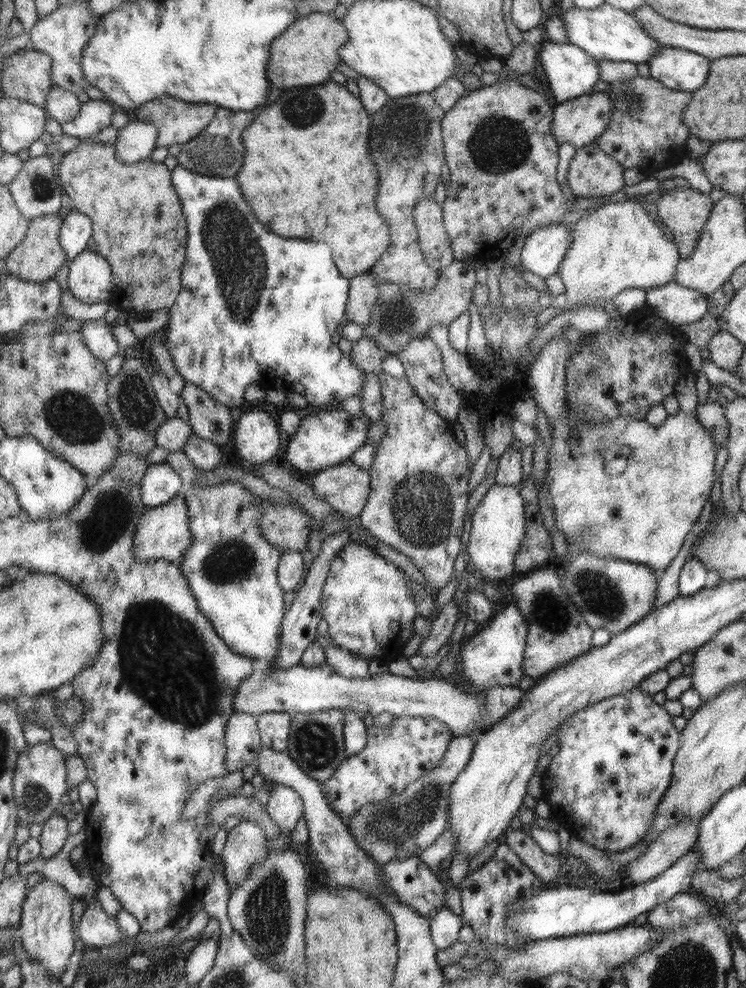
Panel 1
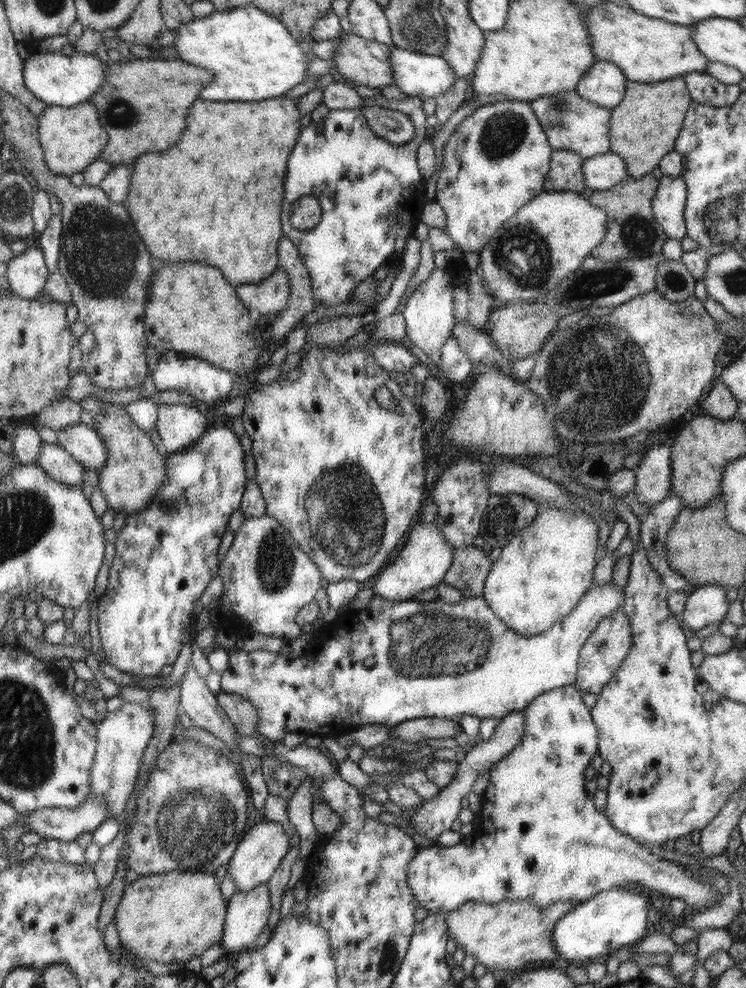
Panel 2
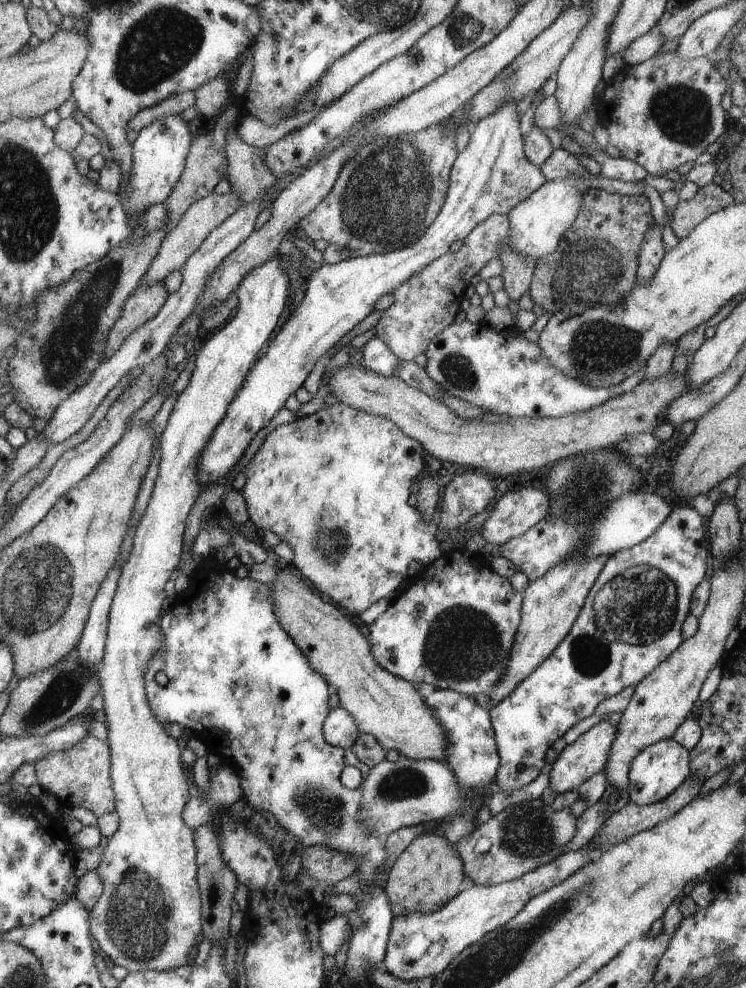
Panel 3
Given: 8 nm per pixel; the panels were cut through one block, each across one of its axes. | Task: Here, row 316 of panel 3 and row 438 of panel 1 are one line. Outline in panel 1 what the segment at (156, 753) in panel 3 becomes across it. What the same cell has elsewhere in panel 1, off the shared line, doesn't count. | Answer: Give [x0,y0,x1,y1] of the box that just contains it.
[233,409,280,466]

